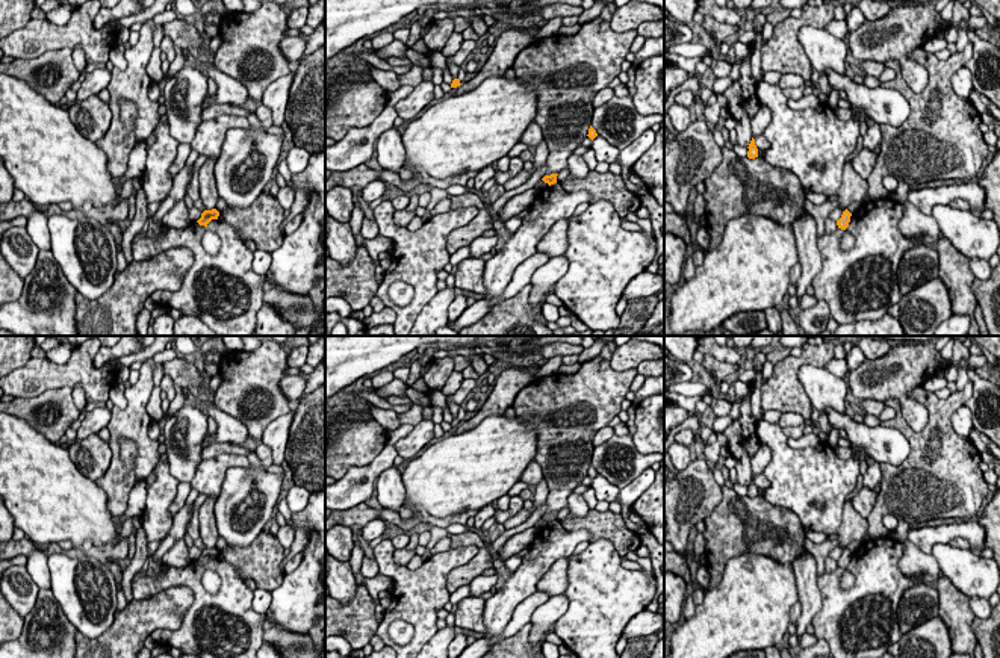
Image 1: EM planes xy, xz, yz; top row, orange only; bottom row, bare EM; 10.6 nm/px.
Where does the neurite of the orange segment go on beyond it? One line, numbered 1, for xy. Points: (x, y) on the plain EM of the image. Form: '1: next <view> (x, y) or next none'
1: next none

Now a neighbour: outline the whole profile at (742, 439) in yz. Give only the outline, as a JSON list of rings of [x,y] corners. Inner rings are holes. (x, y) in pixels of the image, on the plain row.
[[[747,398],[741,401],[740,416],[723,431],[728,451],[737,460],[737,484],[746,487],[752,480],[750,461],[761,446],[755,422],[756,419],[752,414],[750,398]]]

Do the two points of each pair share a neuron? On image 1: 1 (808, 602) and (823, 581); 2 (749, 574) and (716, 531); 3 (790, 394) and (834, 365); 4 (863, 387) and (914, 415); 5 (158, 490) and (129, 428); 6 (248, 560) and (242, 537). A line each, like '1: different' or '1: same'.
1: different
2: different
3: different
4: same
5: different
6: different

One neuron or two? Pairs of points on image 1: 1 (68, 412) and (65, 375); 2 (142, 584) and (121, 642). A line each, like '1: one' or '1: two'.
1: two
2: two

